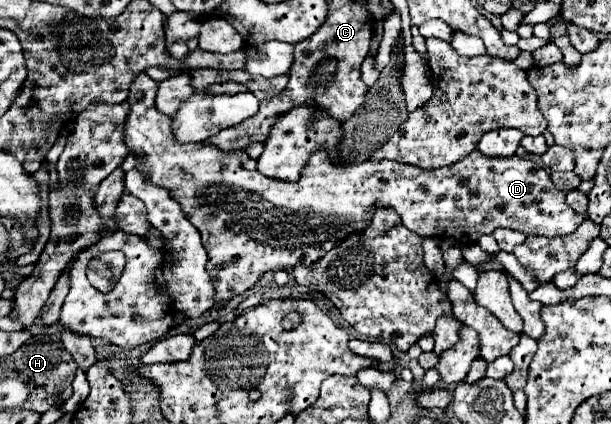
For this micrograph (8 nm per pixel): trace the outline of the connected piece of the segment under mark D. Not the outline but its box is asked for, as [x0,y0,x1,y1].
[125,74,585,302]

